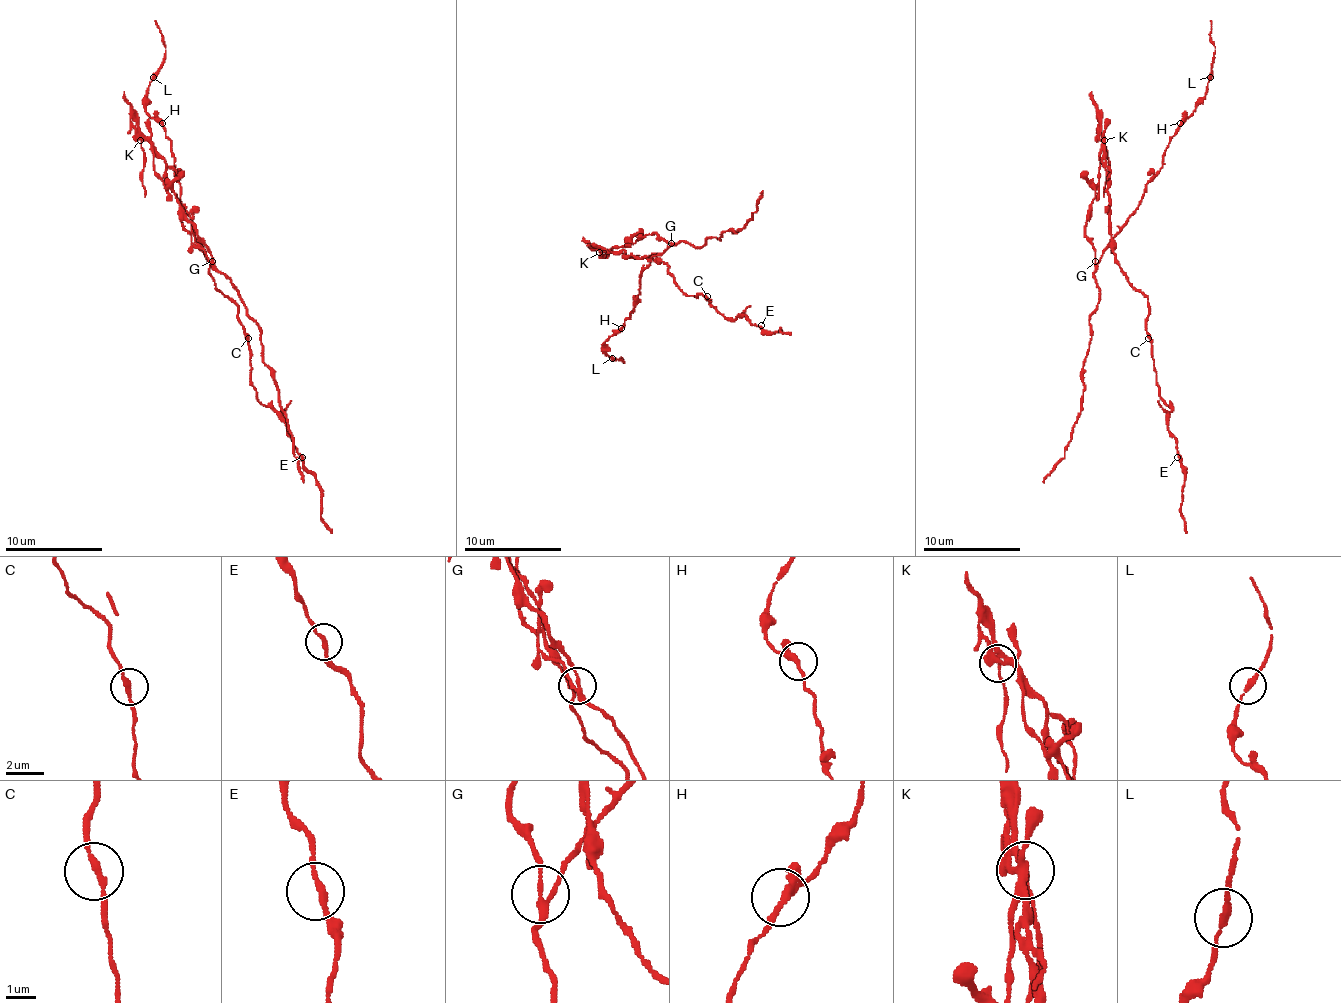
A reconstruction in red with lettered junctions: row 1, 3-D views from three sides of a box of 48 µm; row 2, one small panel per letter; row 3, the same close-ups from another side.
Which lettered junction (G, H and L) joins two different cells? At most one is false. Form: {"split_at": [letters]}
{"split_at": ["G"]}

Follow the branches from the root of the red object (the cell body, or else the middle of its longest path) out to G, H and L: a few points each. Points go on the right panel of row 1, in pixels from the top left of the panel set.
G: (1126, 274), (1109, 247), (1094, 262)
H: (1126, 274), (1114, 252), (1114, 235), (1138, 206), (1146, 184), (1160, 169), (1165, 147), (1180, 123)
L: (1126, 274), (1114, 252), (1114, 235), (1160, 169), (1177, 125), (1204, 96), (1209, 76)

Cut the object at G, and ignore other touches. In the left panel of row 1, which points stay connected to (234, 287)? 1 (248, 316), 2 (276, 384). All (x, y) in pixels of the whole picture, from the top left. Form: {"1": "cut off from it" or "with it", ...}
{"1": "with it", "2": "with it"}

